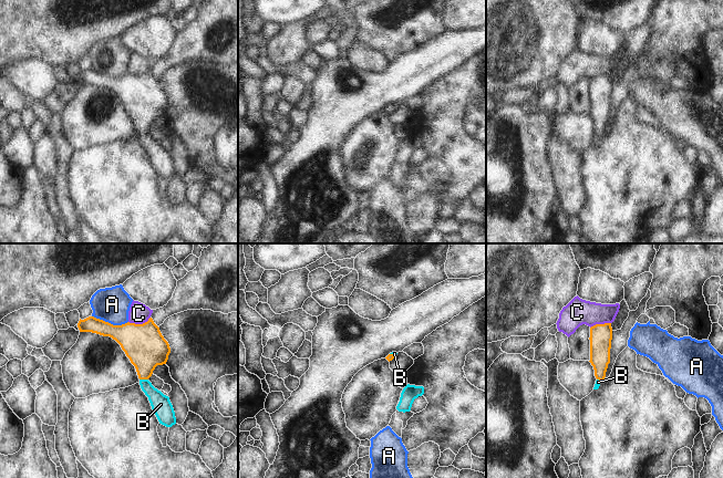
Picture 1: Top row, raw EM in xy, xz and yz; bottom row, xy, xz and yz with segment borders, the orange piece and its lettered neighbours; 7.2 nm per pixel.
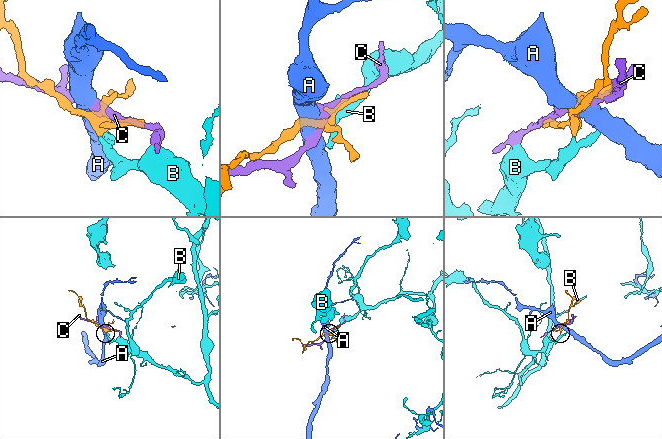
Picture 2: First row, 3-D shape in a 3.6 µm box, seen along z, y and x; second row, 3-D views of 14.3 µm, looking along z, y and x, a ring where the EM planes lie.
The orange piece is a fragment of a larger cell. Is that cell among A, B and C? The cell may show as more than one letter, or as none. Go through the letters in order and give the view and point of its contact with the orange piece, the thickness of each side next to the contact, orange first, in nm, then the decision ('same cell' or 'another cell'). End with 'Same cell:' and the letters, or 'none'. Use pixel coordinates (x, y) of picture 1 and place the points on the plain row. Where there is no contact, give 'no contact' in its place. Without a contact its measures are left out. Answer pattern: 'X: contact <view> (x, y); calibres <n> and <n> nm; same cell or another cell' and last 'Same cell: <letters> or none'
A: contact xy (110, 75); calibres 260 and 260 nm; another cell
B: contact xy (144, 131); calibres 300 and 140 nm; same cell
C: contact xy (140, 76); calibres 300 and 150 nm; another cell
Same cell: B

